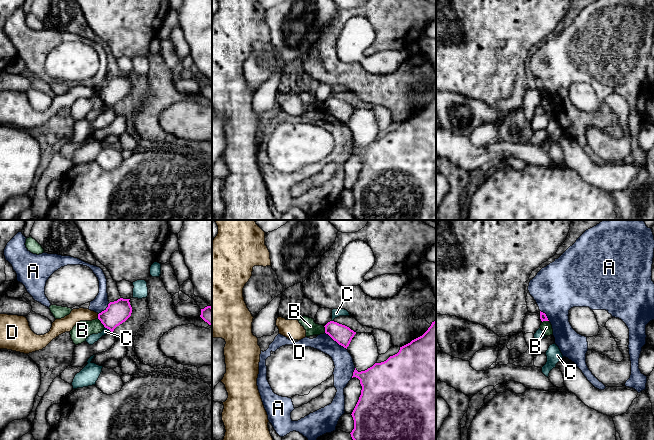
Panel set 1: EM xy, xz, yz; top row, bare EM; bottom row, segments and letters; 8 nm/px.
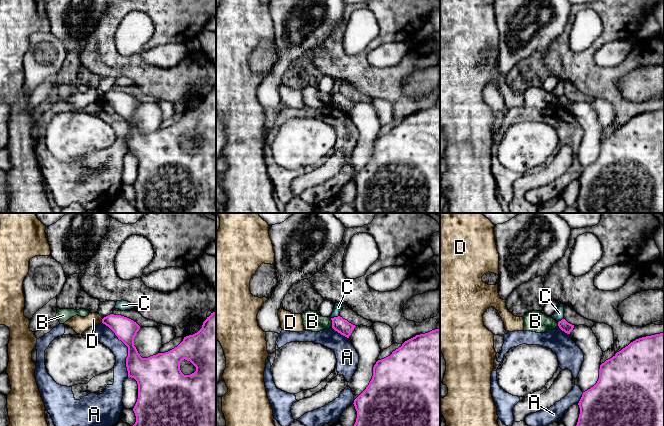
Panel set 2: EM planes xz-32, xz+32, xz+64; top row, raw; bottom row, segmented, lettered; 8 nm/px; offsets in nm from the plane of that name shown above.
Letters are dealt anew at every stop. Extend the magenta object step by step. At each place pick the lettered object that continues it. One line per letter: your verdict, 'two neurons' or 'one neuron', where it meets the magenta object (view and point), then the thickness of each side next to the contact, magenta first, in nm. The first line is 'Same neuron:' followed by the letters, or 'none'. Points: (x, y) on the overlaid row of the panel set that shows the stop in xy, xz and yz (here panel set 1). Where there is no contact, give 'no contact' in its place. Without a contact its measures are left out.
Same neuron: none
A: two neurons; meets magenta in xz at (336, 341); 150 nm thick on the magenta side, 160 nm on the other
B: two neurons; meets magenta in xy at (101, 322); 190 nm thick on the magenta side, 150 nm on the other
C: two neurons; meets magenta in xy at (108, 328); 190 nm thick on the magenta side, 70 nm on the other
D: two neurons; meets magenta in xy at (98, 316); 190 nm thick on the magenta side, 110 nm on the other

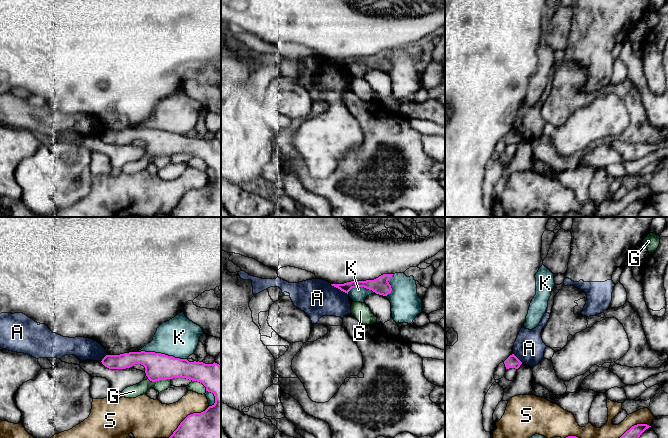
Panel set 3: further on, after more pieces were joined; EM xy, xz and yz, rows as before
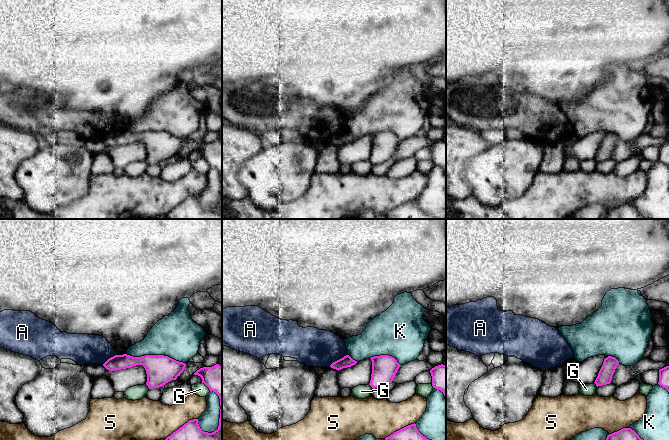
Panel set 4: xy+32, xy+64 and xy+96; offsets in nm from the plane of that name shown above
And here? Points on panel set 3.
Same neuron: none
A: two neurons; meets magenta in xz at (339, 288); 80 nm thick on the magenta side, 300 nm on the other
G: two neurons; meets magenta in xy at (159, 379); 220 nm thick on the magenta side, 100 nm on the other
K: two neurons; meets magenta in xy at (162, 354); 220 nm thick on the magenta side, 320 nm on the other
S: two neurons; meets magenta in xy at (187, 416); 280 nm thick on the magenta side, 280 nm on the other

